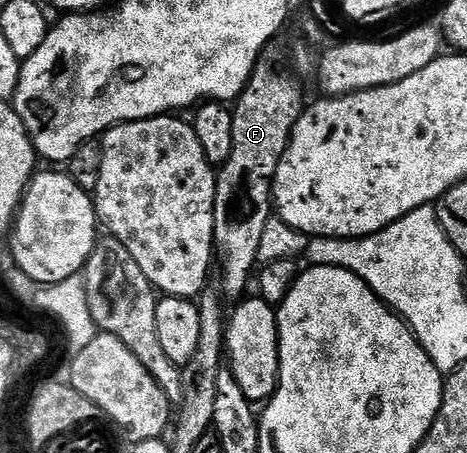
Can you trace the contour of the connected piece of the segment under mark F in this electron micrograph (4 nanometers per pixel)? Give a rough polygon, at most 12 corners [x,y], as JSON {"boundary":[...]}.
{"boundary":[[267,49],[233,103],[214,249],[247,293],[302,86]]}

